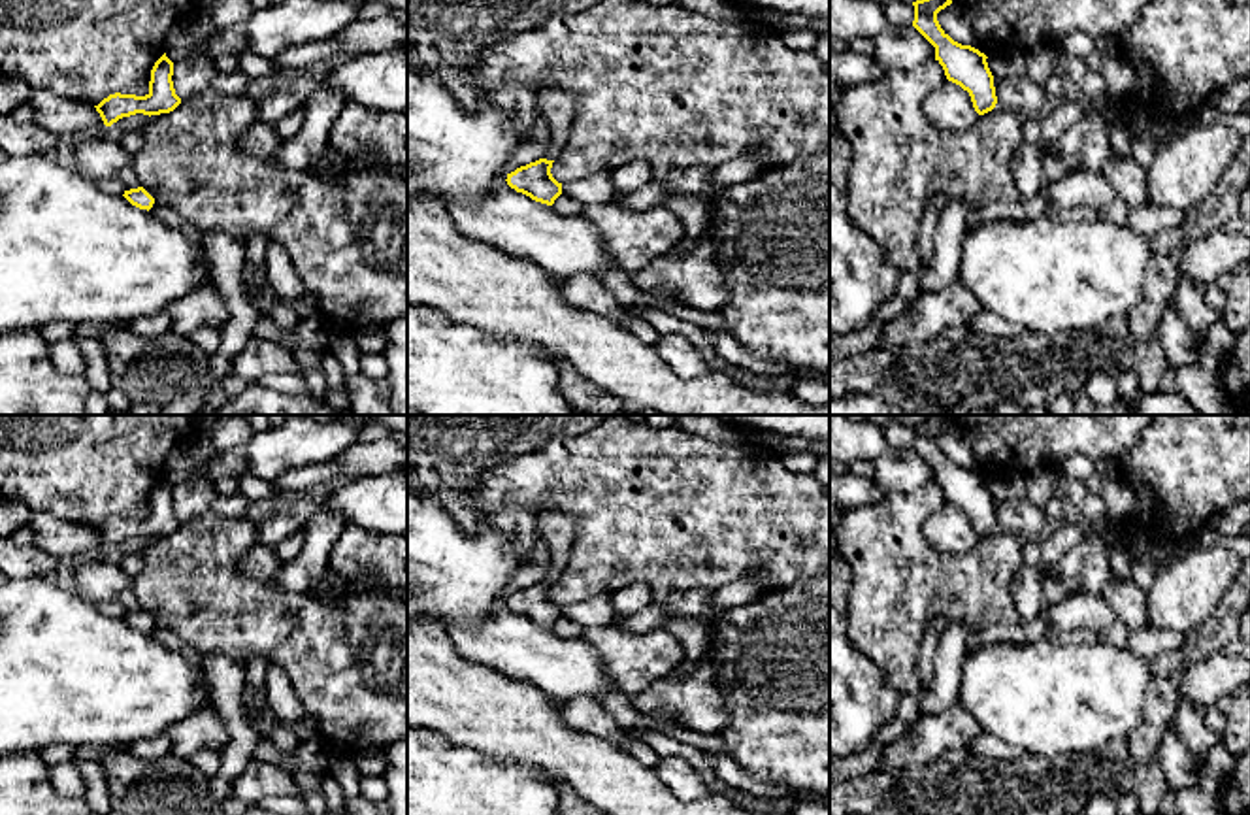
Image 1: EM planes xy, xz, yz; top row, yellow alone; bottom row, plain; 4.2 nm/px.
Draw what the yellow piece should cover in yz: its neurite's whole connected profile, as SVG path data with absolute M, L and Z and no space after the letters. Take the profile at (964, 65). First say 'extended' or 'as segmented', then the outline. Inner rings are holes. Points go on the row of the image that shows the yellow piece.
as segmented; M916 0L913 26L935 47L935 60L943 66L948 81L969 92L979 115L997 104L994 75L986 55L971 45L954 42L939 25L937 13L952 0Z

